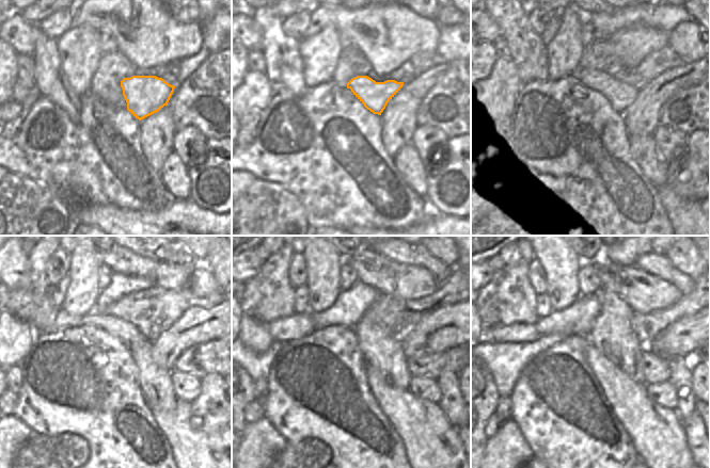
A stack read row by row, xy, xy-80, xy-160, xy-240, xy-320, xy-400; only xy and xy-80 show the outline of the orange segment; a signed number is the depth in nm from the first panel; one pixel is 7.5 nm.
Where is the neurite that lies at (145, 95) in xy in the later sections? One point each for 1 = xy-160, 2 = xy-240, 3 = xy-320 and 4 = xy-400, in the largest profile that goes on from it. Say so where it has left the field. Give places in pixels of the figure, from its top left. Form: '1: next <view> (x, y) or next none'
1: next xy-160 (619, 95)
2: next xy-240 (125, 331)
3: next xy-320 (297, 325)
4: next xy-400 (519, 332)

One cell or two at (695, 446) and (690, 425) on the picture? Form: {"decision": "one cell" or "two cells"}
{"decision": "one cell"}

